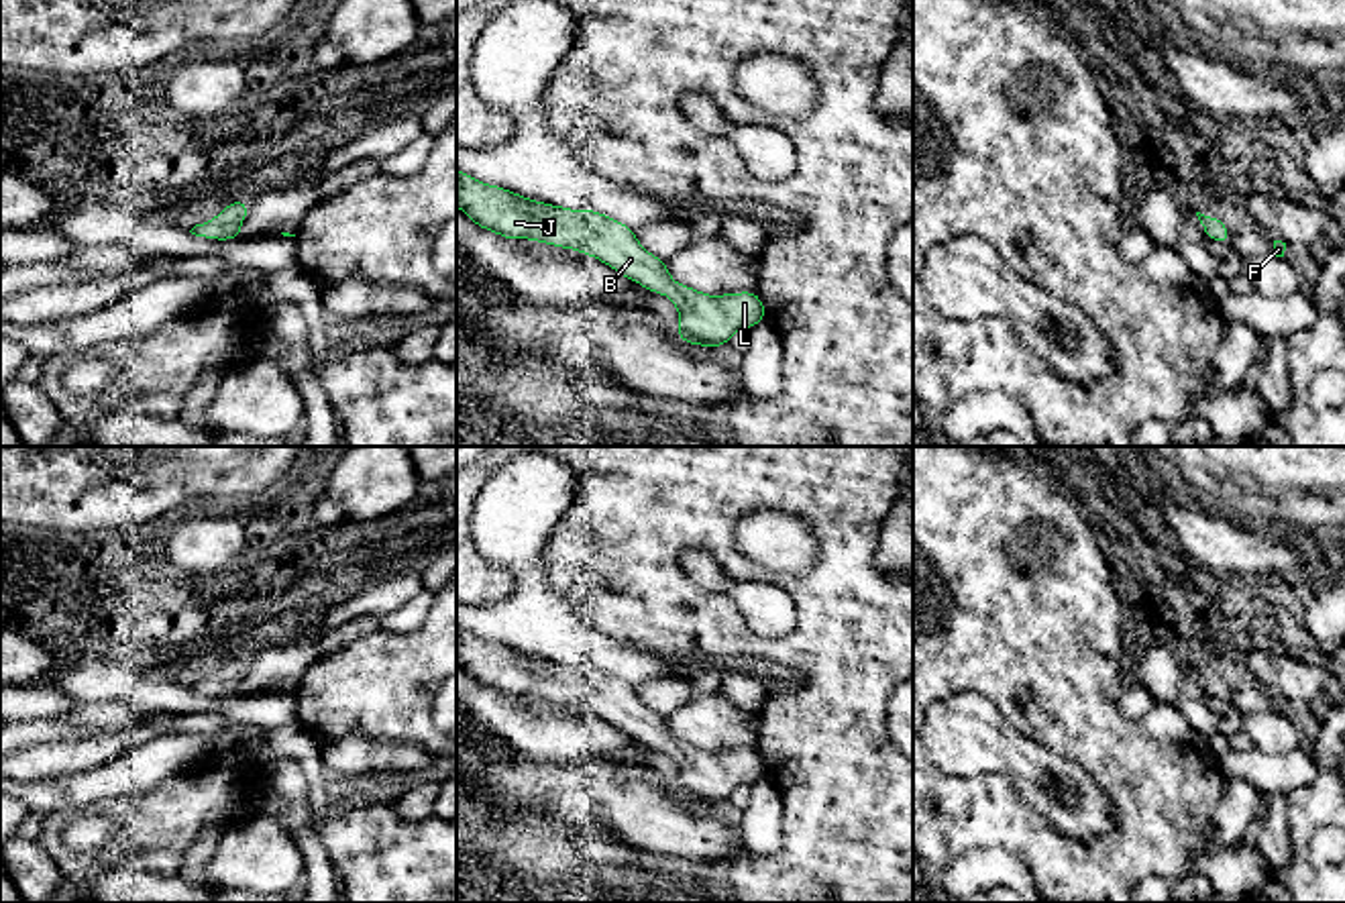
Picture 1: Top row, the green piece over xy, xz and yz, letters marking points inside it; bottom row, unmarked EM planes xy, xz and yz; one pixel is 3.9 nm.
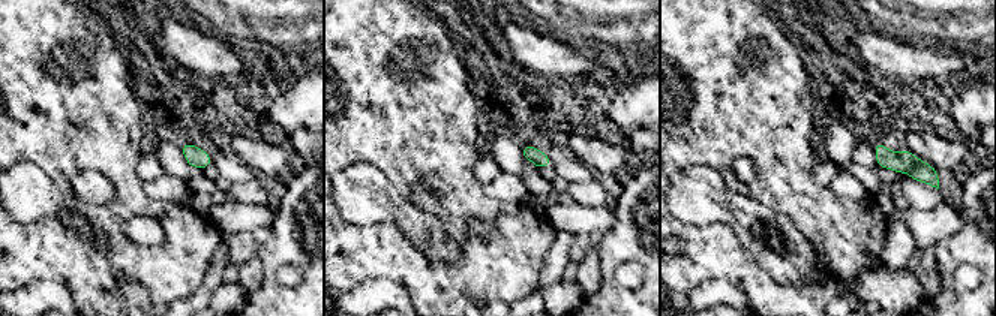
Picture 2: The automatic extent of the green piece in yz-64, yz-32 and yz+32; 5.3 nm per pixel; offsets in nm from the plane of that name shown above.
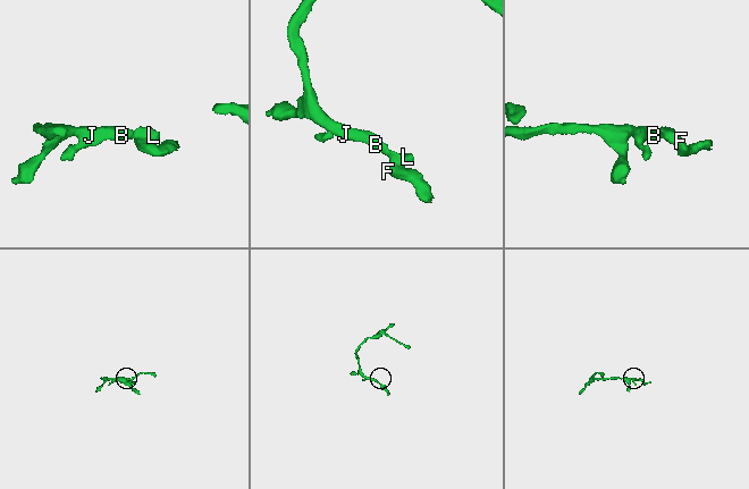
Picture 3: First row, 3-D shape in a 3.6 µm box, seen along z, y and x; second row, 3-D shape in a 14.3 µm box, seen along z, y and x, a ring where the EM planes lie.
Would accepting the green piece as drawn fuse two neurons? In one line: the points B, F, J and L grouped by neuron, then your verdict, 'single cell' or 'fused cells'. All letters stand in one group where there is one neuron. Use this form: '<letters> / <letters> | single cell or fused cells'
B F J L | single cell

